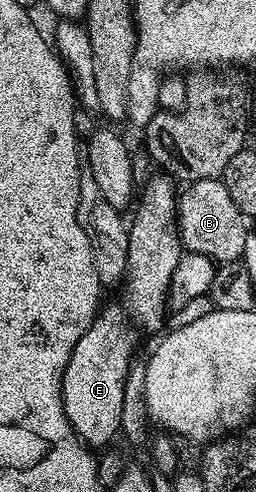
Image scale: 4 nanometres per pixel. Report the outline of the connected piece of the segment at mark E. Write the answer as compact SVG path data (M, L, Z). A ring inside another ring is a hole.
M103 317L99 318L98 324L92 324L84 332L82 339L78 339L78 343L74 343L74 351L68 357L66 371L62 379L64 414L72 425L73 434L89 447L104 445L115 433L119 434L121 432L123 385L127 378L129 365L134 361L131 347L124 345L123 339L120 338L119 319L116 317Z

